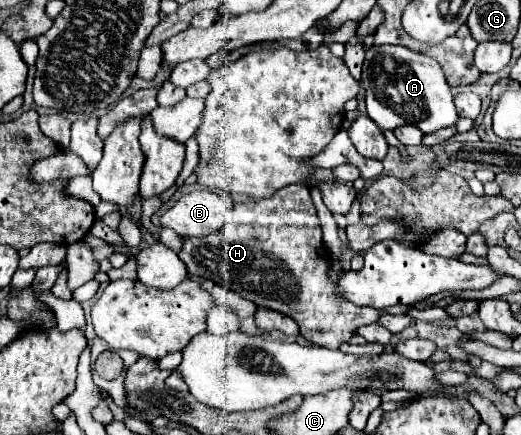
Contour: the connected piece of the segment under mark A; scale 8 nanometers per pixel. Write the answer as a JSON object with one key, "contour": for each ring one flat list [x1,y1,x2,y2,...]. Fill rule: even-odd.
{"contour":[[381,44,371,46,365,52,363,62,363,88,367,100,369,118,387,130,395,130,405,124,417,126,421,132,429,134,439,128,455,126,459,116,453,104,451,88,443,78,443,70,433,58,415,54,403,46]]}

